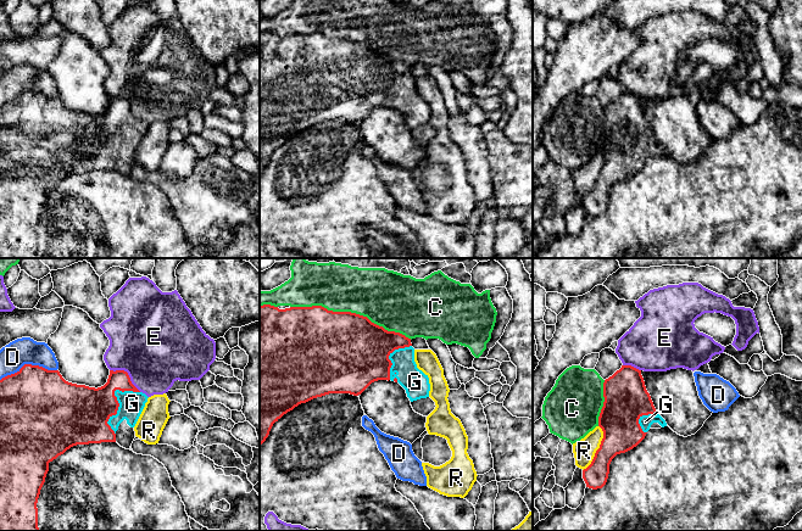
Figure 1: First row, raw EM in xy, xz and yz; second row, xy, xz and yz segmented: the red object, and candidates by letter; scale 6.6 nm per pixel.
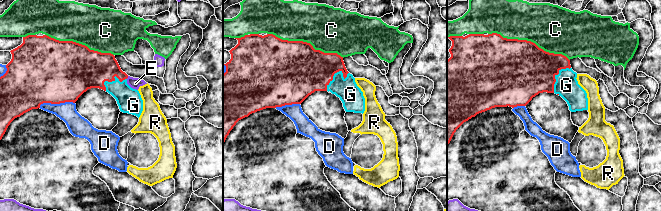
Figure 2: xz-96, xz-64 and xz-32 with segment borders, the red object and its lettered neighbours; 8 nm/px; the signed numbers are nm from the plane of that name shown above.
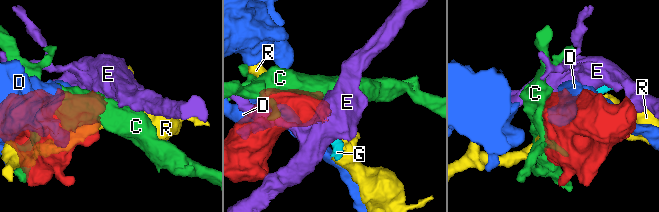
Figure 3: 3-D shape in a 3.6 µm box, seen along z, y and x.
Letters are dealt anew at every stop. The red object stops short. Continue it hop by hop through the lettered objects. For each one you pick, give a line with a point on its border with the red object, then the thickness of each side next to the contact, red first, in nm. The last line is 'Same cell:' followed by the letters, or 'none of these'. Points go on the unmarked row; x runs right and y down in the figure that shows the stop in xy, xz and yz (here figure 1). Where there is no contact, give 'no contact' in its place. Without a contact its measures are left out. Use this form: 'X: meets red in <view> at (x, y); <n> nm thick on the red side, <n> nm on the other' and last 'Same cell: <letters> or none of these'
G: meets red in xy at (117, 128); 360 nm thick on the red side, 160 nm on the other
Same cell: G

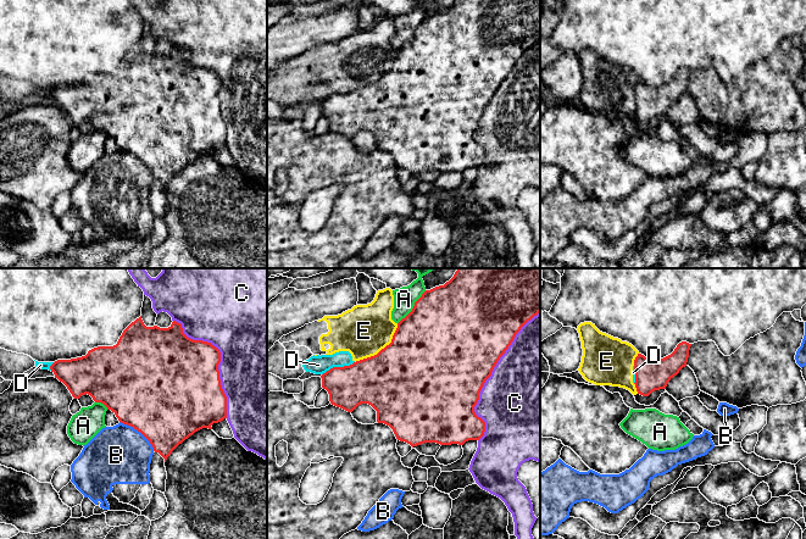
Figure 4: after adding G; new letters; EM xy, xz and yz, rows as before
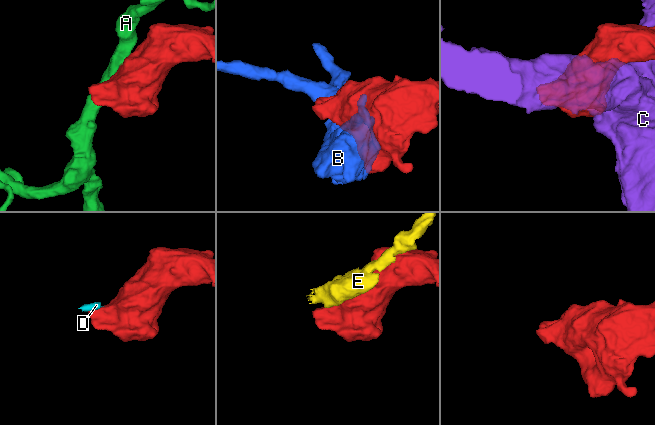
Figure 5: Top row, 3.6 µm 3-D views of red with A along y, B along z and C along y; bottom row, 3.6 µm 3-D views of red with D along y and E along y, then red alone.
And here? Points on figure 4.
Same cell: none of these

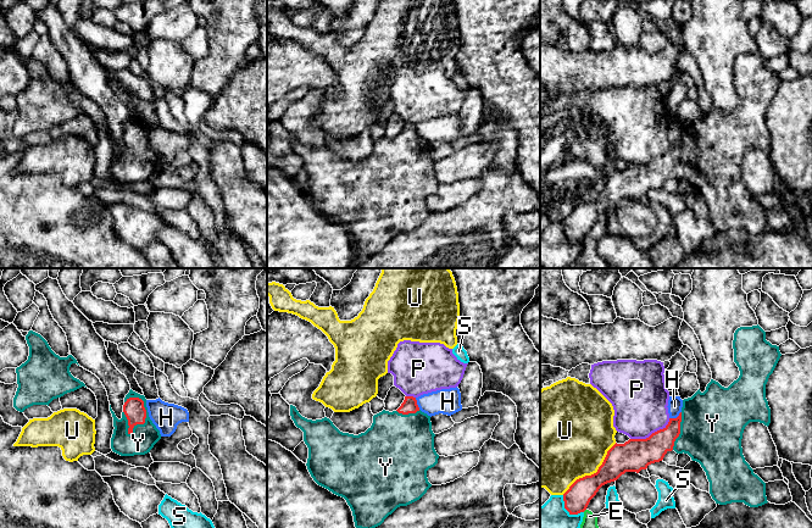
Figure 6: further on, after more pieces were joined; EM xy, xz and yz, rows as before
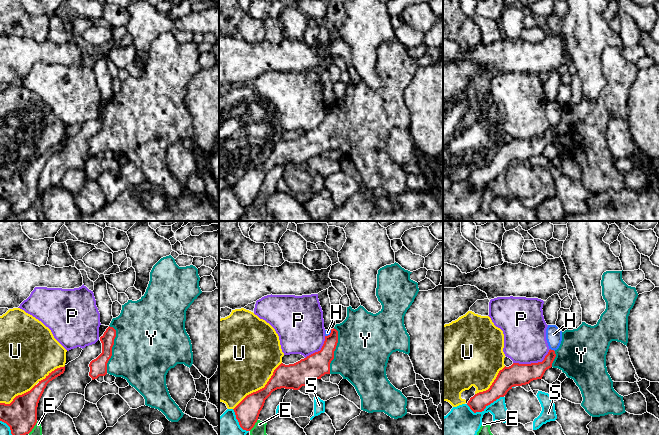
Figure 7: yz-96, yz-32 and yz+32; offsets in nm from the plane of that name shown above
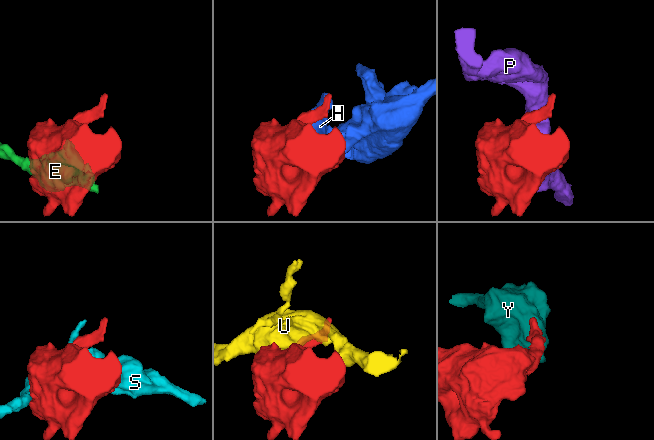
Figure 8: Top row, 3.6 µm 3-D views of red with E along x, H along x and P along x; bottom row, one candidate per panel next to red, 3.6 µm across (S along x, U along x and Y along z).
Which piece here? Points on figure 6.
Y: meets red in xy at (145, 144); 140 nm thick on the red side, 170 nm on the other
Same cell: Y

